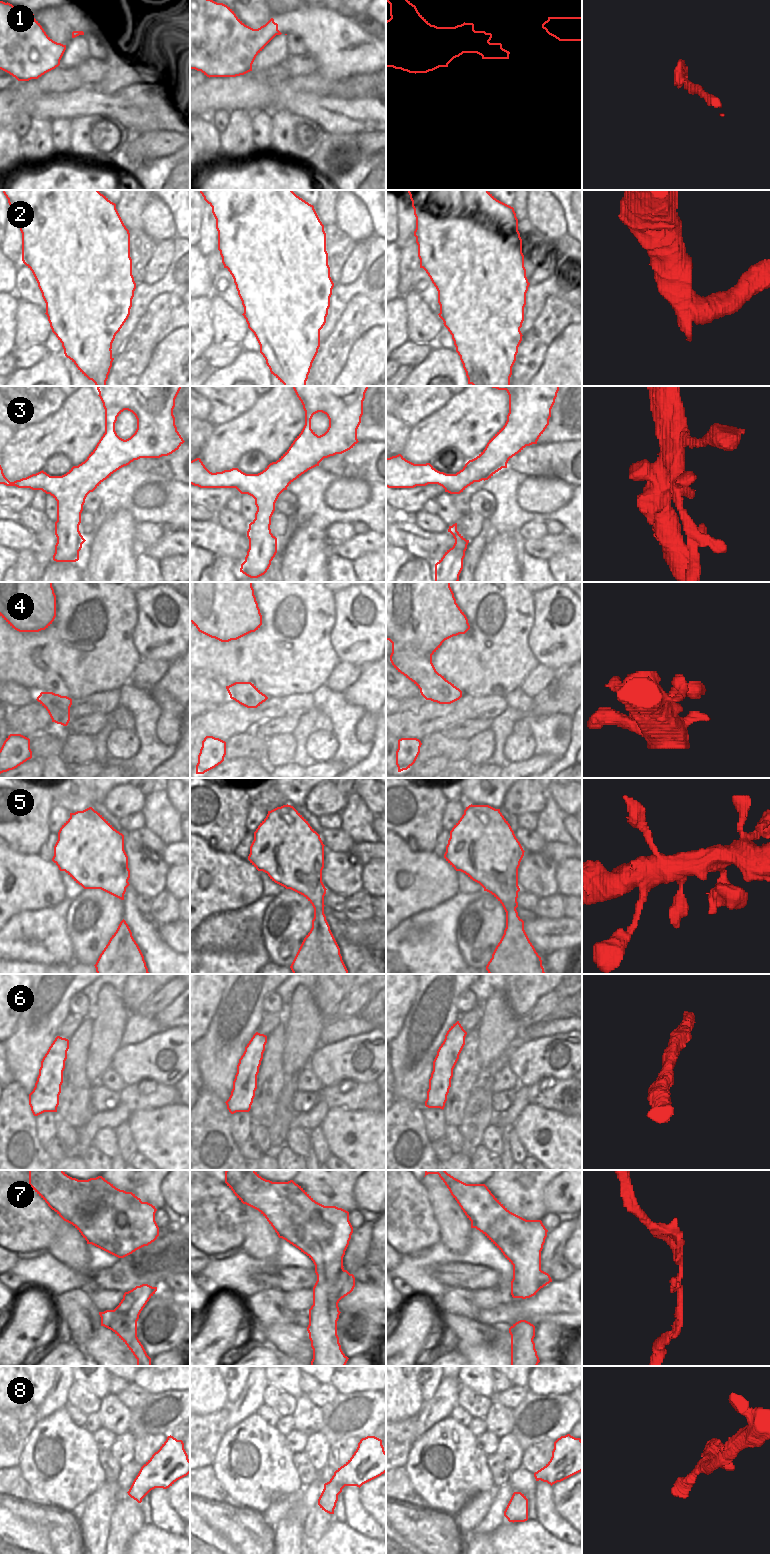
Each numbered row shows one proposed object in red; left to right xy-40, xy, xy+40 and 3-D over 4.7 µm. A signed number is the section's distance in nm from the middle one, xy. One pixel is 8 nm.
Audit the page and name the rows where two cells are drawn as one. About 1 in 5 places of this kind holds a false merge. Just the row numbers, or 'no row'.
1, 2

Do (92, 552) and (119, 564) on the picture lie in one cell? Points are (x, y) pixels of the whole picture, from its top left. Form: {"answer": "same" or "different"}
{"answer": "same"}

